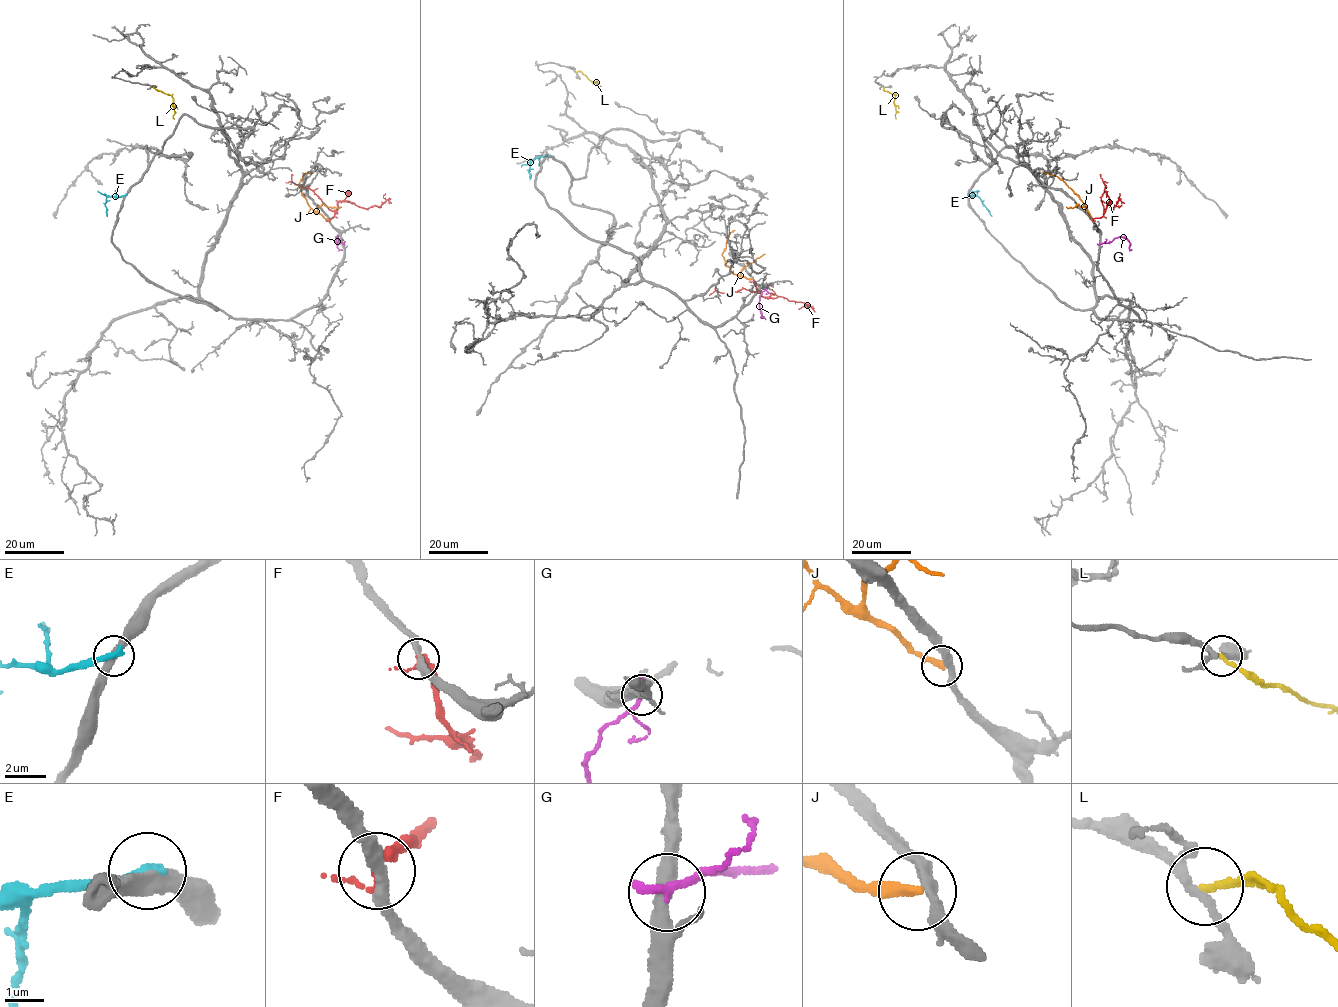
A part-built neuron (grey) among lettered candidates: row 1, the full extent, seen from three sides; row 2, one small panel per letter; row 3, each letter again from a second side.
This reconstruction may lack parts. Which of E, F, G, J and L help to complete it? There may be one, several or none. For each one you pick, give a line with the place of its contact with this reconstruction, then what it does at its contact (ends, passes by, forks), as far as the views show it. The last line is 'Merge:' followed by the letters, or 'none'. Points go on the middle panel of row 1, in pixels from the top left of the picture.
Merge: none

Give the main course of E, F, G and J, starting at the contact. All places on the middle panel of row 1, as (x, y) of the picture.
E: (549, 155), (538, 156), (530, 163), (530, 179)
F: (753, 280), (762, 296), (781, 296), (804, 302), (815, 312)
G: (767, 287), (761, 292), (759, 304), (761, 317), (765, 319)
J: (752, 279), (735, 275), (725, 264), (722, 254), (727, 238), (734, 230)

